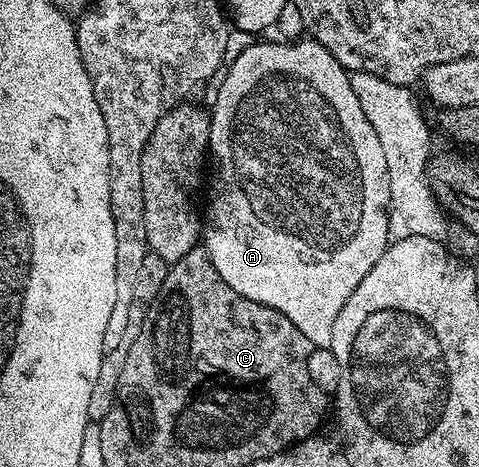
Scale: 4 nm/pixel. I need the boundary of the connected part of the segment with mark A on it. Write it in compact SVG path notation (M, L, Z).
M312 37L304 38L298 43L253 43L250 47L243 48L234 57L233 64L231 64L231 59L228 64L228 67L230 66L229 72L227 72L227 67L224 74L220 76L220 79L222 78L221 84L217 87L217 96L213 99L213 107L211 106L211 137L209 138L211 159L212 162L213 159L217 162L217 195L213 195L209 199L209 215L207 211L203 246L209 255L211 265L215 265L219 277L223 277L223 281L227 281L227 285L231 285L231 289L235 289L235 293L243 293L243 297L247 297L251 301L259 301L263 305L271 305L275 309L279 309L279 313L283 313L283 317L287 317L287 321L291 321L291 325L295 325L295 329L299 329L299 333L303 333L303 337L307 337L307 341L311 341L314 348L329 349L331 348L331 329L335 329L335 317L339 317L339 309L343 309L343 305L347 305L347 297L351 297L351 293L355 293L355 289L359 289L359 281L363 281L363 277L367 277L367 273L371 273L375 261L379 261L379 257L383 257L385 248L391 242L389 237L389 178L387 177L387 157L383 157L383 145L379 142L379 136L375 134L371 121L367 121L367 113L363 113L363 105L359 105L359 97L355 97L355 89L351 89L350 72L345 70L345 66L323 44L318 43Z

